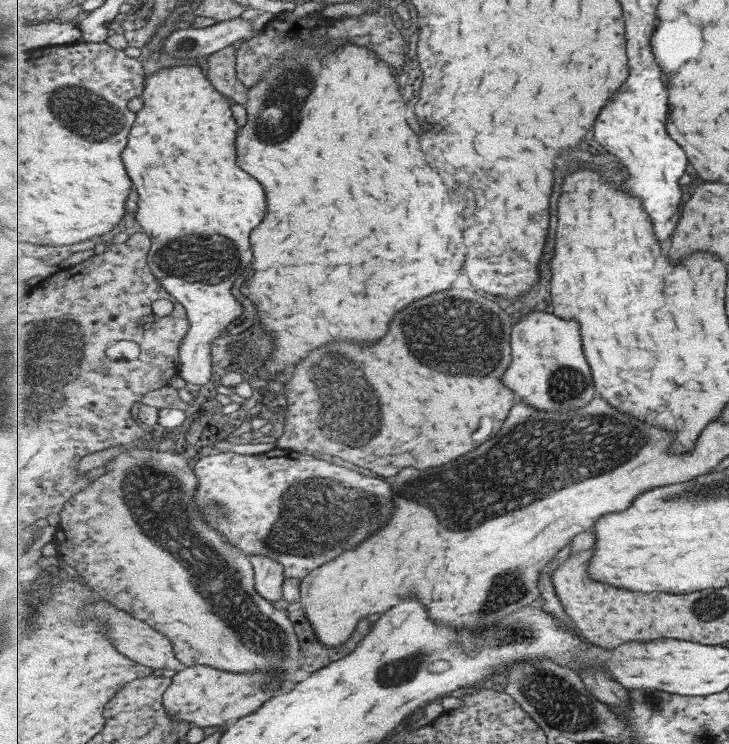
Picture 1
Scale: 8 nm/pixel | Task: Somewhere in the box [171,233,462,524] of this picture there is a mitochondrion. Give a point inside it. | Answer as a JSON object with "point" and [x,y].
{"point":[335,428]}

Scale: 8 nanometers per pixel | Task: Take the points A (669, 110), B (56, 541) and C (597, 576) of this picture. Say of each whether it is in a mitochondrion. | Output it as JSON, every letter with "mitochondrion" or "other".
{"A":"other","B":"other","C":"other"}

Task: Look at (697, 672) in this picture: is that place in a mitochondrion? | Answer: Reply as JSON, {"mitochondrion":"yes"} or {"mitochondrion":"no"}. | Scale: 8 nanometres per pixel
{"mitochondrion":"no"}

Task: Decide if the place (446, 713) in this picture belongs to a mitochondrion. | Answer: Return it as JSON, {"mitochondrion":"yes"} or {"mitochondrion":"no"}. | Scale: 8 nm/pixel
{"mitochondrion":"no"}

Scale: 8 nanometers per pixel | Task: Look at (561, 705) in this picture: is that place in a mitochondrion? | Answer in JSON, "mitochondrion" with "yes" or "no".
{"mitochondrion":"yes"}

